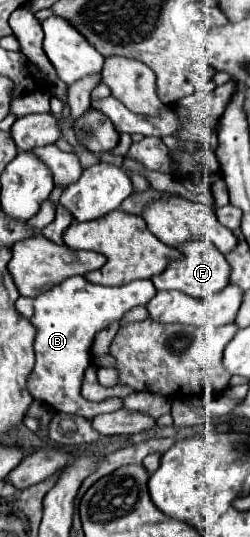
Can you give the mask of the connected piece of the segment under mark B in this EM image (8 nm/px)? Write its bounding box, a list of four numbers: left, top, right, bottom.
[27,275,157,419]

